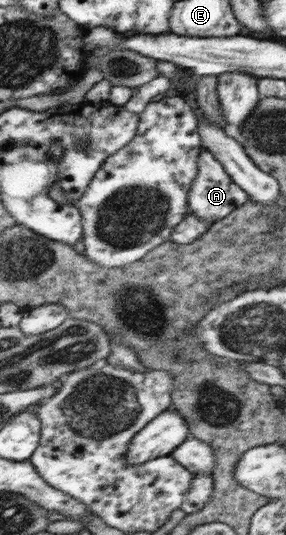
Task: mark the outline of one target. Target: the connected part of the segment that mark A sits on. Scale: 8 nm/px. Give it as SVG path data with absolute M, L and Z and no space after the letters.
M202 148L202 153L198 156L198 175L194 178L193 186L190 186L189 193L189 214L196 215L210 224L228 217L233 210L240 208L249 200L246 193L238 183L233 181L228 171L218 162L218 159L207 148Z

